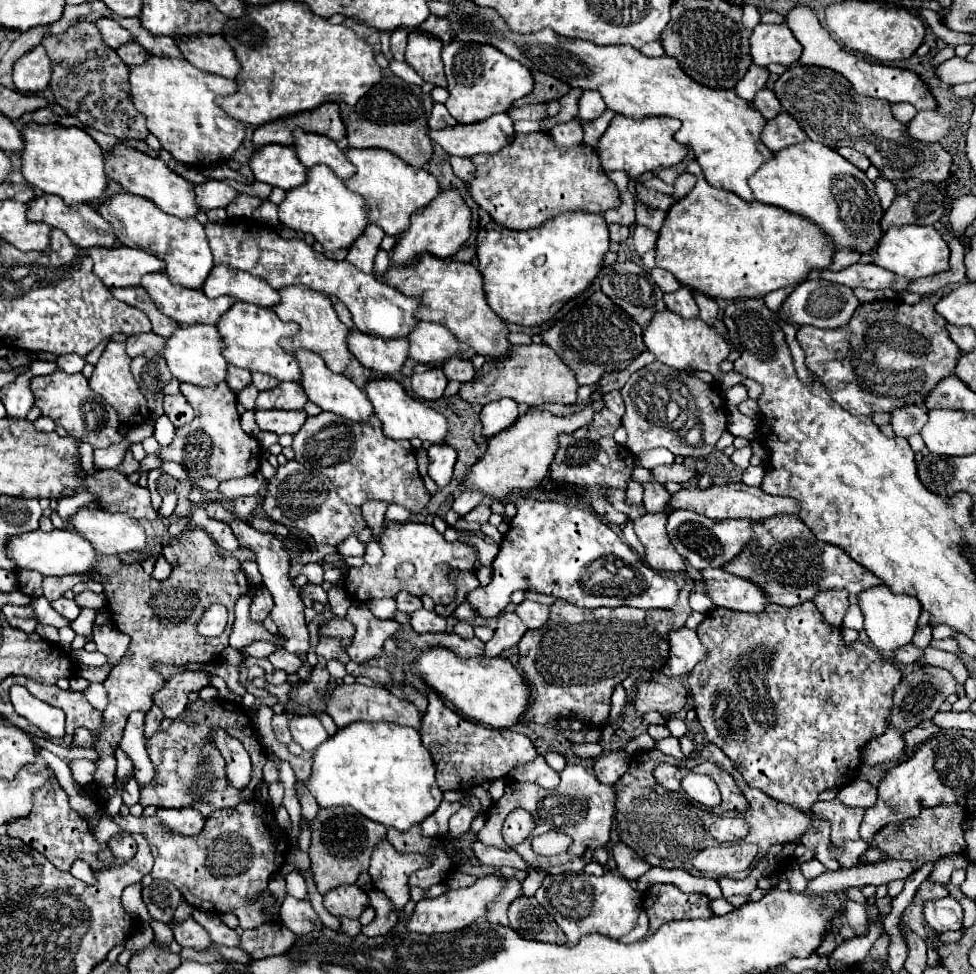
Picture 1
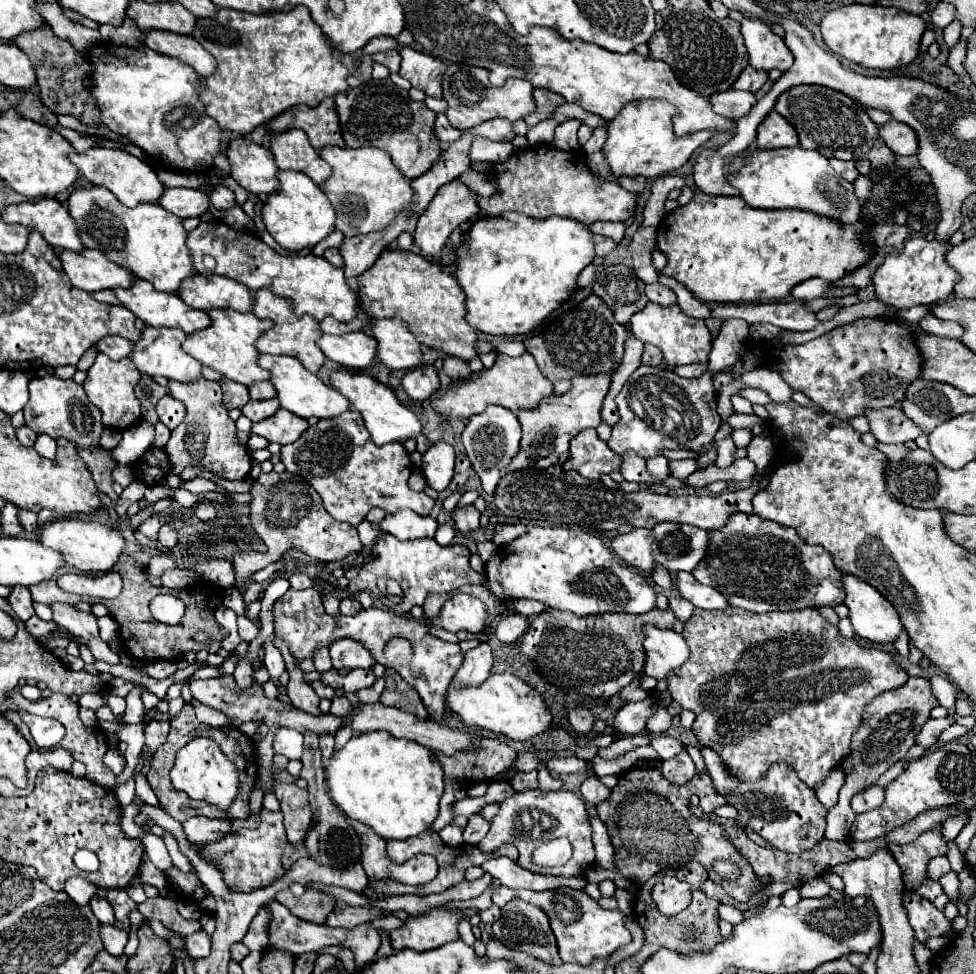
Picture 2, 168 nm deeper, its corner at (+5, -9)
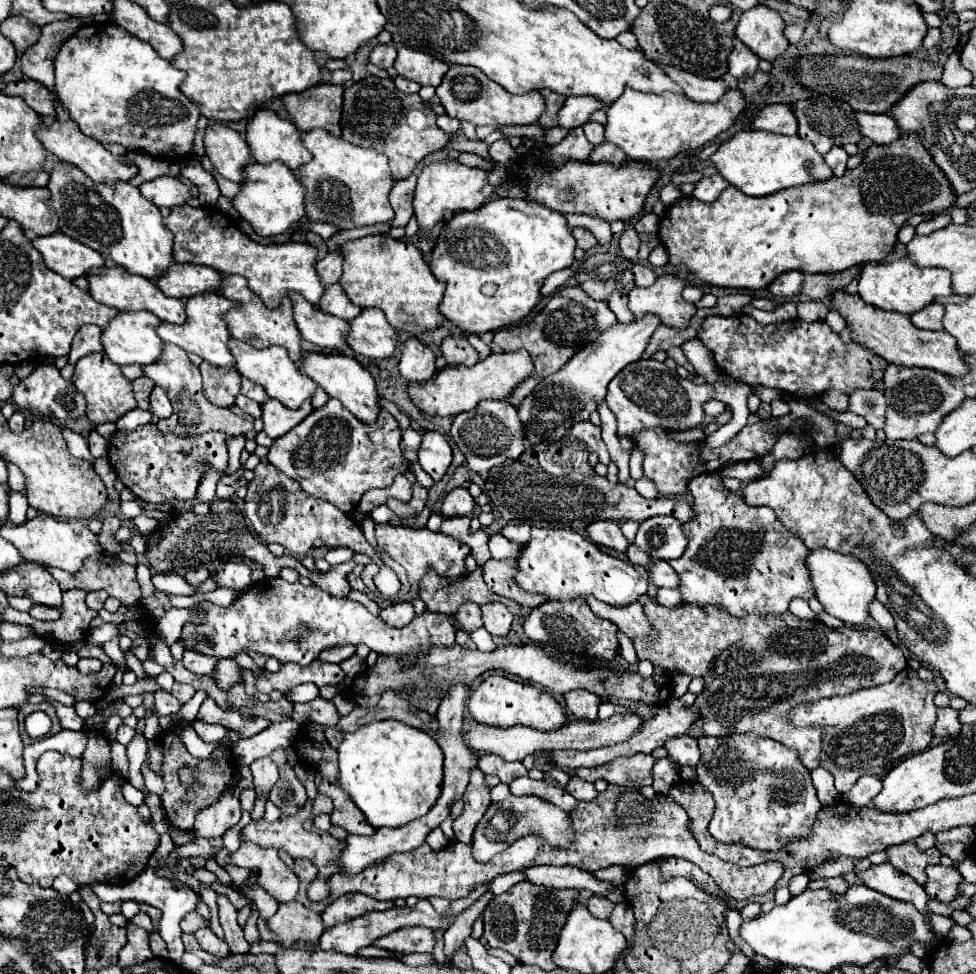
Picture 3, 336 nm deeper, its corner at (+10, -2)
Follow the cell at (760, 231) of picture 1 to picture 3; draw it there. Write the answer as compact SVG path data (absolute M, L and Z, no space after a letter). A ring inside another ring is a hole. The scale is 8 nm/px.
M901 135L891 145L871 145L857 169L847 169L843 177L831 177L823 183L785 189L769 197L747 197L737 191L737 187L727 187L713 203L683 197L675 205L667 207L657 235L669 253L671 267L685 265L693 279L707 285L755 291L769 287L773 279L785 271L837 273L855 265L883 261L897 243L899 227L911 215L945 211L953 201L955 195L949 181L931 161L931 155L923 149L917 135Z

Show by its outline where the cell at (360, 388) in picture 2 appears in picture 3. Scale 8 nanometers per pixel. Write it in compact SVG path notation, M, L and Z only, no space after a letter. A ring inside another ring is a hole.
M309 353L303 361L301 373L309 375L329 397L339 399L357 419L363 423L377 423L377 415L383 409L379 403L377 383L367 369L363 369L353 357L345 355L323 355L323 353Z

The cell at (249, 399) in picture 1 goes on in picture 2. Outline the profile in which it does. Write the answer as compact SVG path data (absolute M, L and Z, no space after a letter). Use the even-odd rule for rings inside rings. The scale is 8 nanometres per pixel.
M220 378L220 388L222 388L222 406L226 406L228 410L232 408L242 408L250 396L248 396L248 388L236 382L230 382L228 378Z

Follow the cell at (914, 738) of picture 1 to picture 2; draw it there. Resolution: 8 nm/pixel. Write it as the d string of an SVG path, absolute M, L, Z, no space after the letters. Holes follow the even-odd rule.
M946 716L946 718L930 718L930 720L922 726L920 734L916 736L916 742L918 742L920 746L924 746L924 748L932 748L932 746L936 744L938 736L940 736L948 726L952 726L952 724L954 724L954 720L952 720L950 716Z

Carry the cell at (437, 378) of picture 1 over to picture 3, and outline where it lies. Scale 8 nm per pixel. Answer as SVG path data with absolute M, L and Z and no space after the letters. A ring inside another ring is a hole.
M411 337L403 345L403 353L397 369L409 383L427 381L435 373L435 355L425 343Z

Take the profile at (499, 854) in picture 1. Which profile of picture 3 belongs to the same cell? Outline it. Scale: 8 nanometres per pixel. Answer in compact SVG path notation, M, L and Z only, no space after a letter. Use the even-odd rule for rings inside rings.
M543 865L543 867L527 867L523 869L527 881L533 885L543 885L543 887L553 887L553 889L589 889L595 895L605 895L607 891L615 889L613 885L595 879L593 873L583 871L579 867L567 865L567 867L553 867L553 865Z

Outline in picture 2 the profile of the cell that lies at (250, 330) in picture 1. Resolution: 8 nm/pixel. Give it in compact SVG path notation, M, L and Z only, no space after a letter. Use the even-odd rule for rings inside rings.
M230 308L210 310L208 316L210 316L212 324L204 330L188 334L188 338L182 342L182 350L186 354L190 354L192 358L196 358L198 362L202 362L202 366L208 366L208 368L220 372L222 376L226 376L232 382L248 386L250 382L268 380L270 374L266 374L266 370L258 368L258 350L256 350L254 342L256 342L256 338L260 338L264 334L264 330L268 330L272 326L272 322L260 320L250 312L242 314L242 312L236 312Z

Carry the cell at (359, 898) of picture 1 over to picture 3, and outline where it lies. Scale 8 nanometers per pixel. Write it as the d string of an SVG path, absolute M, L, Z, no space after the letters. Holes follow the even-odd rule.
M347 893L347 895L341 895L339 899L335 899L323 911L323 923L325 923L325 927L333 927L337 923L345 923L345 921L365 915L369 911L387 911L389 907L393 907L393 901L377 901L363 893Z

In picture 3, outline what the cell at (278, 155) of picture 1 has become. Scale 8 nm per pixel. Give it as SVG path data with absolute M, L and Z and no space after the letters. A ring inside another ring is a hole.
M223 123L207 127L205 147L207 157L225 179L237 183L245 179L245 167L251 163L251 151L247 141L235 129Z

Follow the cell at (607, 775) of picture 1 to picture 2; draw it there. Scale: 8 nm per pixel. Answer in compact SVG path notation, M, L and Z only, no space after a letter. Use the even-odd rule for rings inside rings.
M588 778L582 782L582 788L580 788L580 794L582 798L588 802L588 804L600 804L604 802L608 796L610 796L610 788L606 788L598 778Z

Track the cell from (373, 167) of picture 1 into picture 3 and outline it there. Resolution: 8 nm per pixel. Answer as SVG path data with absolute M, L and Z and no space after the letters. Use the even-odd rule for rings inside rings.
M313 129L309 133L301 133L303 145L311 151L313 159L305 165L295 169L295 175L301 183L305 183L307 197L305 197L305 211L311 221L325 221L335 225L337 229L355 229L363 225L375 225L375 223L387 223L395 217L391 203L389 203L389 191L393 189L393 177L389 171L387 157L379 153L377 149L363 149L357 147L345 139L333 137L323 129Z

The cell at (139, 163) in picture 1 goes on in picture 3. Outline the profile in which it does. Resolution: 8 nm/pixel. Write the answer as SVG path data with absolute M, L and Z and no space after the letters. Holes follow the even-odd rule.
M53 121L51 125L43 125L43 129L37 133L39 141L45 143L45 149L53 155L57 155L61 161L65 163L71 163L71 165L77 165L81 171L85 171L95 183L105 183L105 185L115 185L119 181L131 181L139 169L133 161L129 161L125 155L113 155L109 153L107 149L103 149L103 145L87 135L83 135L77 127L77 123L73 121L65 121L65 123L59 123L59 121Z

